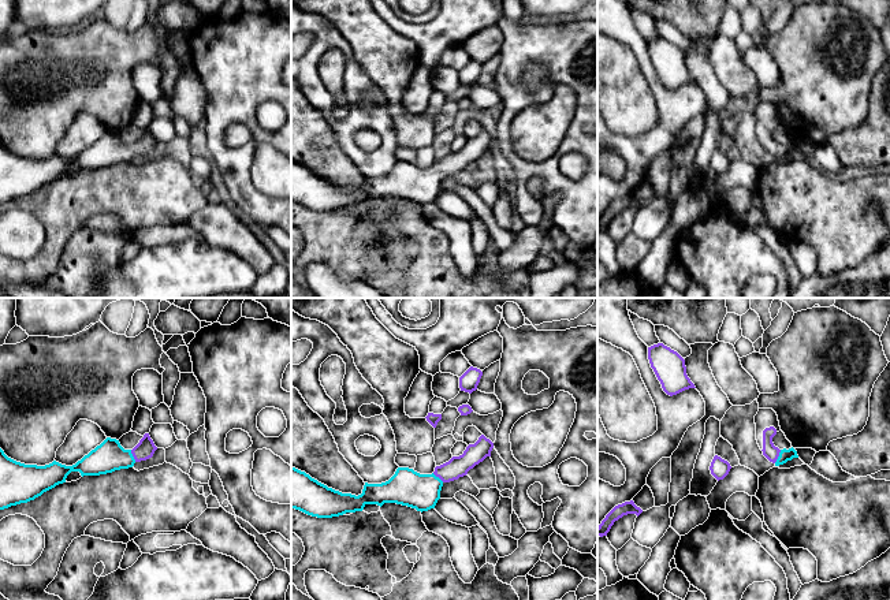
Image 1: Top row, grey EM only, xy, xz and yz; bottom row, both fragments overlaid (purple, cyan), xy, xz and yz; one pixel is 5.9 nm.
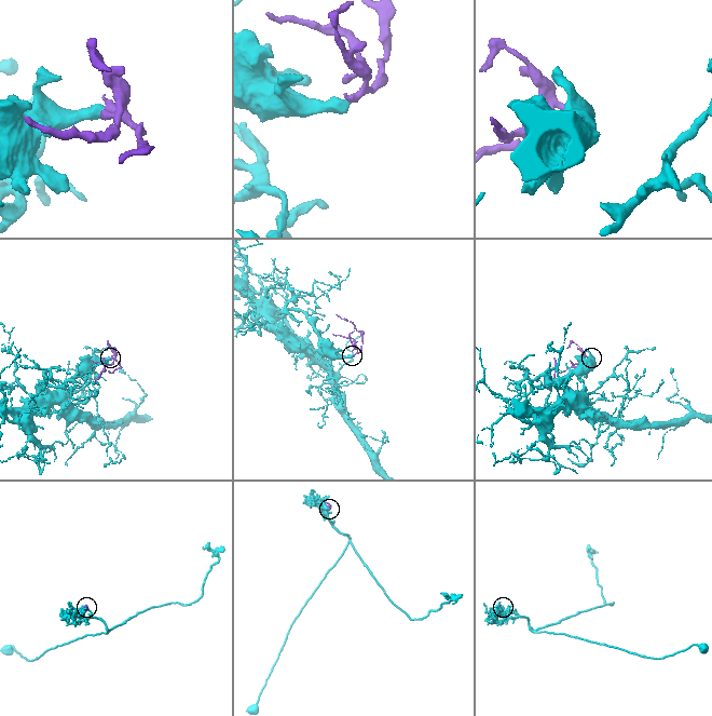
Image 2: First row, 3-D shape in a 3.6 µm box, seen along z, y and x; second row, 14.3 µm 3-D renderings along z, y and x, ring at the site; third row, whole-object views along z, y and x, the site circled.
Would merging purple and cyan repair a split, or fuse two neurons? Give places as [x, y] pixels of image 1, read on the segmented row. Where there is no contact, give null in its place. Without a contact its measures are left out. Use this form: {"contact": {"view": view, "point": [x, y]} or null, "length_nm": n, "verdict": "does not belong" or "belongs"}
{"contact": {"view": "yz", "point": [778, 455]}, "length_nm": 90, "verdict": "belongs"}

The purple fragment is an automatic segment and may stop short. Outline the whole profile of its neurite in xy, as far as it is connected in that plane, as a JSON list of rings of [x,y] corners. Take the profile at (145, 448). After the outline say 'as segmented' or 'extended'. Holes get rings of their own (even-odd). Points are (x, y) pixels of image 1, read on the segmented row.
[[[145,433],[133,450],[124,450],[119,440],[107,437],[72,466],[56,461],[37,466],[16,462],[0,448],[0,510],[34,500],[44,492],[66,482],[71,472],[79,472],[83,477],[129,469],[135,462],[152,458],[156,450],[149,433]]]; extended

